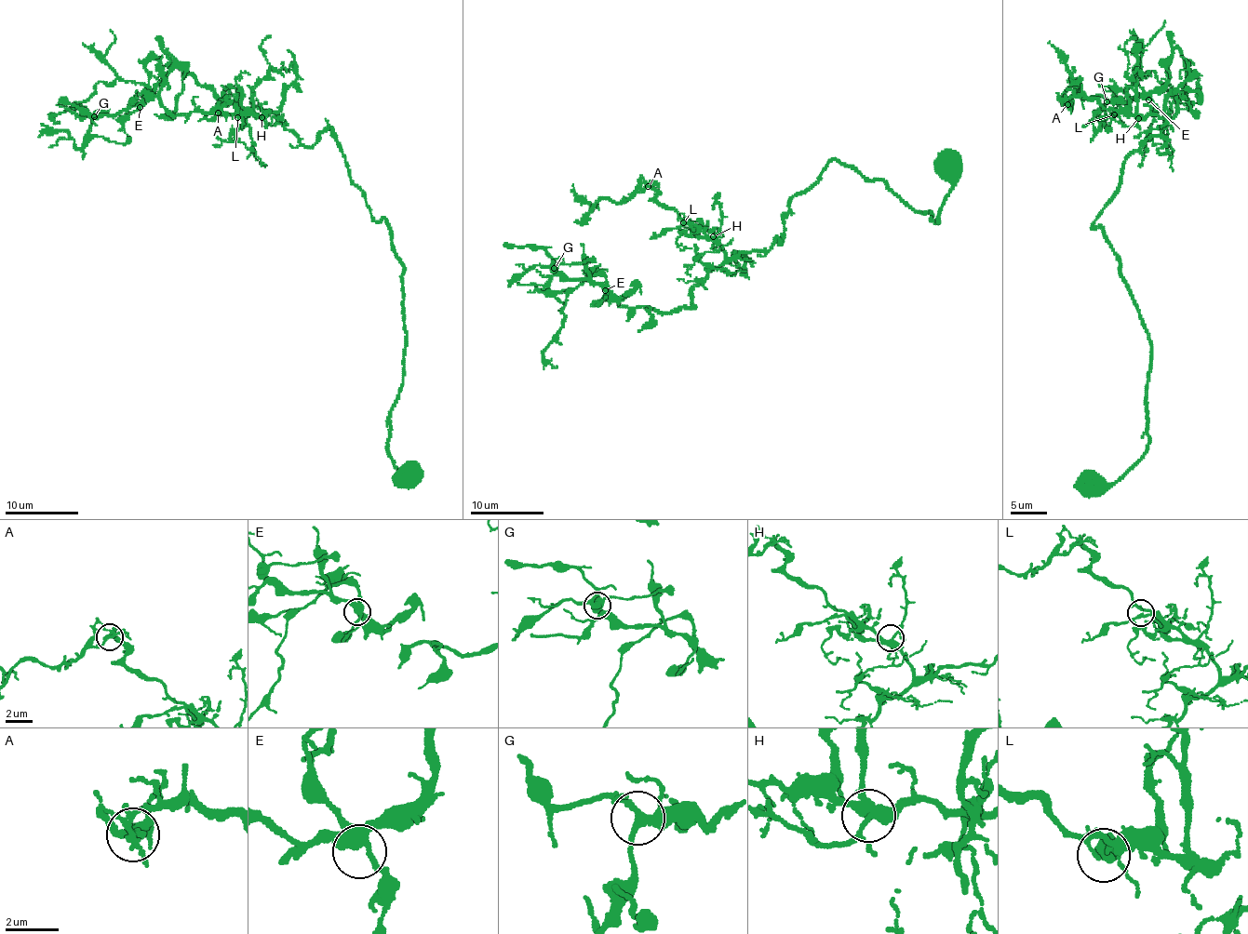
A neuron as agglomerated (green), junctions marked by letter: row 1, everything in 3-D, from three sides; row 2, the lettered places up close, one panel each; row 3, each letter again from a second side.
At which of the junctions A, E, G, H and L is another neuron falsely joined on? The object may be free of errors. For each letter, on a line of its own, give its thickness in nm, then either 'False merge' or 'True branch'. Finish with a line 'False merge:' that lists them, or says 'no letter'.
A: Thickness 160 nm. True branch
E: Thickness 360 nm. True branch
G: Thickness 280 nm. True branch
H: Thickness 360 nm. True branch
L: Thickness 150 nm. True branch
False merge: no letter

